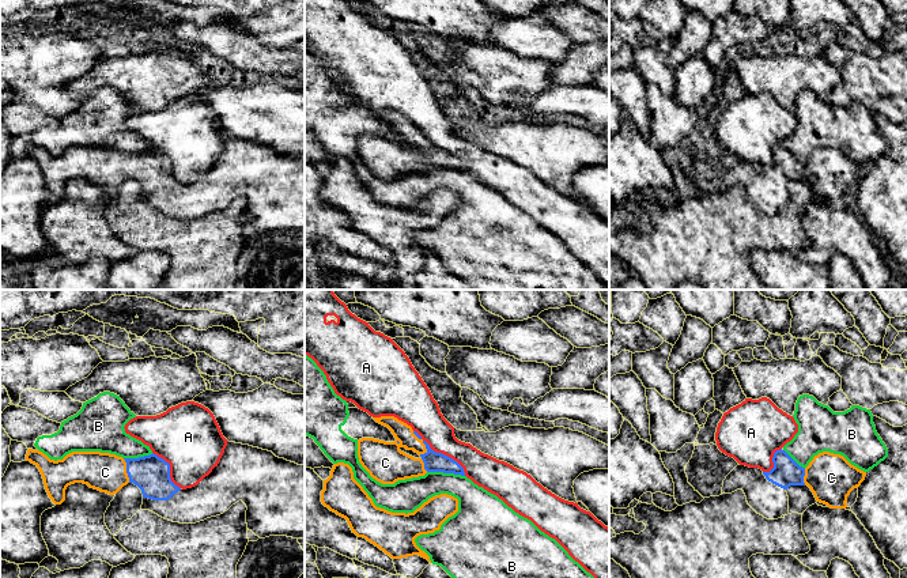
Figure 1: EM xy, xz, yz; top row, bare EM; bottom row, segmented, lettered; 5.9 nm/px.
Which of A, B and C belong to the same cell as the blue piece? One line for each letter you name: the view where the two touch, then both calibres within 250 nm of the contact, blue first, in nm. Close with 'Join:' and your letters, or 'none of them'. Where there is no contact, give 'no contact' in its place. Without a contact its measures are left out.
C: contact in xz; calibres 120 and 220 nm
Join: C

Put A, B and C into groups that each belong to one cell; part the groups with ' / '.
A / B / C

